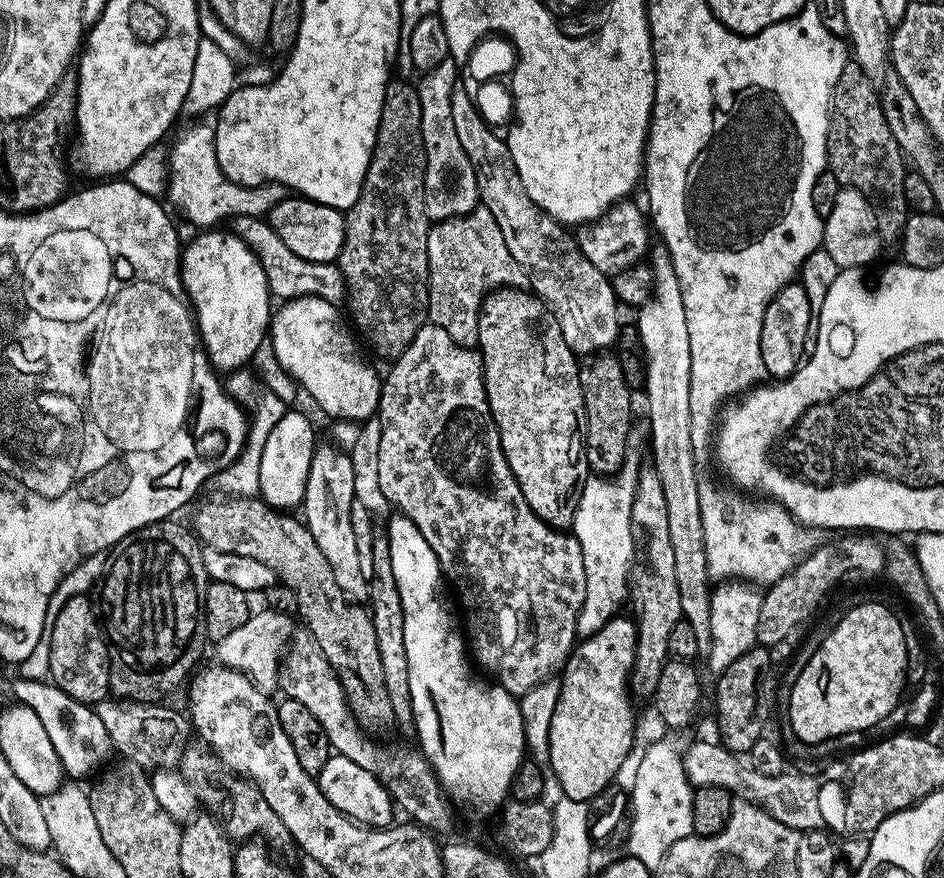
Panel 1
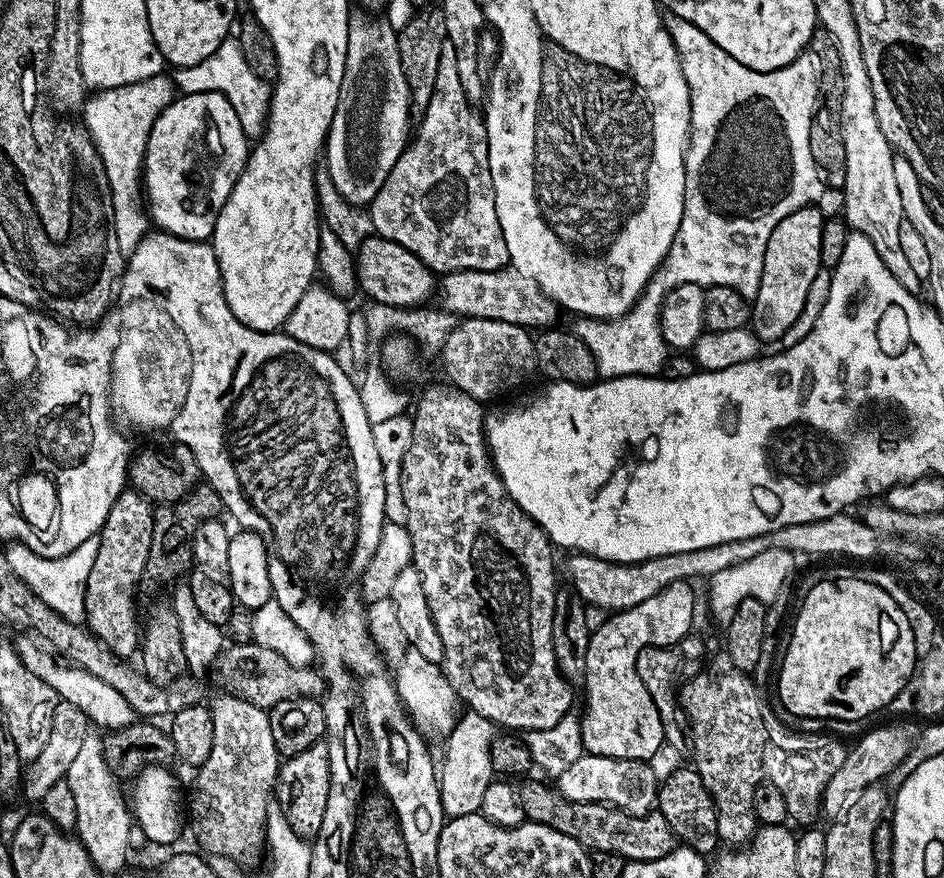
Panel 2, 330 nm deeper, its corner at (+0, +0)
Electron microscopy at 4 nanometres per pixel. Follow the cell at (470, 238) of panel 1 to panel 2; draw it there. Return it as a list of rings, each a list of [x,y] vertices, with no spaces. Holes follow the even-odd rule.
[[[461,319],[456,329],[446,338],[438,356],[439,359],[444,359],[444,372],[452,379],[449,380],[451,387],[481,402],[487,402],[491,396],[500,396],[503,392],[526,383],[531,378],[532,372],[537,371],[536,341],[533,333],[527,328],[501,320]]]

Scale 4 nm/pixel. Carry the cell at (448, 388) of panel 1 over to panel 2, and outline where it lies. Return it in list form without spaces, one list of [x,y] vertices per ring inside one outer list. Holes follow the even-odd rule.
[[[428,388],[420,396],[416,404],[416,413],[411,413],[413,422],[413,440],[405,452],[401,462],[400,491],[405,498],[406,514],[408,515],[407,530],[412,543],[411,567],[418,570],[422,578],[422,590],[426,590],[426,602],[430,606],[430,614],[434,618],[434,626],[438,626],[438,636],[442,638],[444,659],[442,669],[450,686],[454,688],[459,699],[473,712],[491,720],[494,725],[505,724],[505,729],[519,730],[521,733],[546,730],[554,727],[556,723],[572,708],[572,692],[567,680],[560,675],[554,646],[552,645],[552,623],[554,622],[554,606],[556,605],[556,572],[552,569],[552,552],[554,545],[548,535],[523,512],[508,496],[500,475],[492,466],[492,457],[486,443],[484,422],[486,412],[483,412],[481,401],[473,396],[467,396],[457,388]]]

